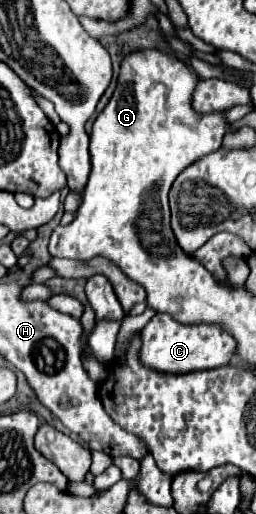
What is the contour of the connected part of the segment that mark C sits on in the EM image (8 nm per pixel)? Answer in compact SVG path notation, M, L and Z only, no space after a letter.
M158 313L144 329L142 329L142 351L140 359L146 367L164 373L190 373L202 369L216 369L228 365L236 353L234 337L220 325L200 323L200 325L184 325L172 319L168 313Z

